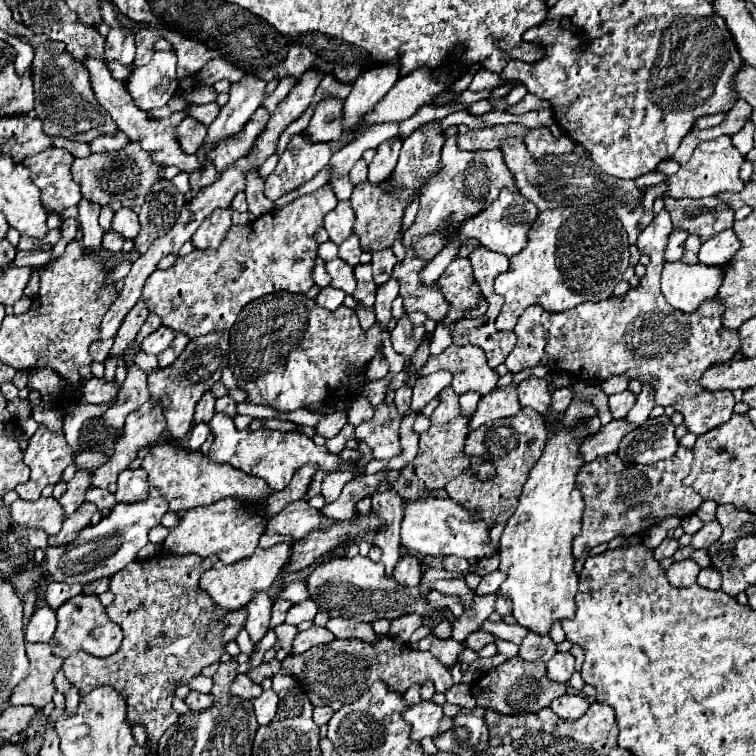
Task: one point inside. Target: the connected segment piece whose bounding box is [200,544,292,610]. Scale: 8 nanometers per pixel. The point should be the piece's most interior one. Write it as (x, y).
(232, 586)

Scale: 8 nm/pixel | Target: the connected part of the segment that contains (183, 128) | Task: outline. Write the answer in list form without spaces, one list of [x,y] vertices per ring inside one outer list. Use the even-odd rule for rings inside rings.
[[[184,118],[182,124],[178,126],[178,140],[186,154],[196,154],[196,148],[202,146],[204,138],[206,138],[206,126],[194,118]]]

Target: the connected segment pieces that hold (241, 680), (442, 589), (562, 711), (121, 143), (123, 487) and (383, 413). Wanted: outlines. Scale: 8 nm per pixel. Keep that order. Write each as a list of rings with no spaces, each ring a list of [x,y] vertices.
[[[240,674],[232,684],[232,694],[240,696],[240,698],[256,698],[262,694],[262,688],[260,688],[260,684],[252,682],[246,674]]]
[[[452,576],[446,580],[436,580],[436,582],[432,582],[432,590],[438,590],[440,594],[446,594],[446,596],[460,596],[464,600],[464,608],[470,606],[472,596],[474,596],[474,592],[470,592],[466,586],[464,576]]]
[[[564,694],[560,698],[556,698],[550,708],[556,716],[564,718],[564,720],[576,720],[582,718],[588,712],[588,700],[582,694]]]
[[[120,130],[116,134],[106,134],[106,136],[98,136],[90,142],[92,152],[112,152],[112,150],[122,150],[126,144],[130,144],[130,138],[126,138],[126,134],[122,134]]]
[[[142,468],[138,470],[124,470],[118,476],[118,490],[116,490],[116,500],[118,502],[140,502],[148,498],[148,480],[146,472]]]
[[[378,404],[374,406],[374,418],[362,426],[358,426],[358,440],[366,442],[376,460],[388,460],[400,454],[400,428],[402,414],[394,404]]]

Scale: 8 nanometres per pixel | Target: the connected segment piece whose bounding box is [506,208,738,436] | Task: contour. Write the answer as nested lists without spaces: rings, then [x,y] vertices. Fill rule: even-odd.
[[[662,208],[662,212],[656,214],[656,218],[638,238],[638,250],[650,256],[650,264],[646,266],[646,274],[640,278],[640,284],[636,288],[630,288],[626,296],[610,296],[608,300],[602,300],[598,304],[586,302],[560,314],[552,314],[538,306],[530,306],[520,316],[520,322],[514,328],[518,342],[514,350],[510,352],[510,356],[506,358],[508,370],[524,370],[524,368],[542,364],[550,370],[570,372],[580,380],[590,380],[590,378],[606,380],[610,376],[620,376],[620,374],[628,376],[630,380],[656,378],[658,380],[656,382],[656,404],[674,406],[676,412],[684,416],[682,424],[688,428],[688,432],[700,436],[728,422],[734,410],[732,392],[706,392],[704,388],[700,388],[698,380],[708,366],[716,362],[732,360],[732,356],[738,352],[738,332],[722,326],[722,302],[718,302],[718,296],[706,300],[694,314],[680,312],[664,300],[660,292],[660,272],[666,262],[664,250],[666,250],[670,232],[672,232],[672,220],[670,220],[670,214]]]

